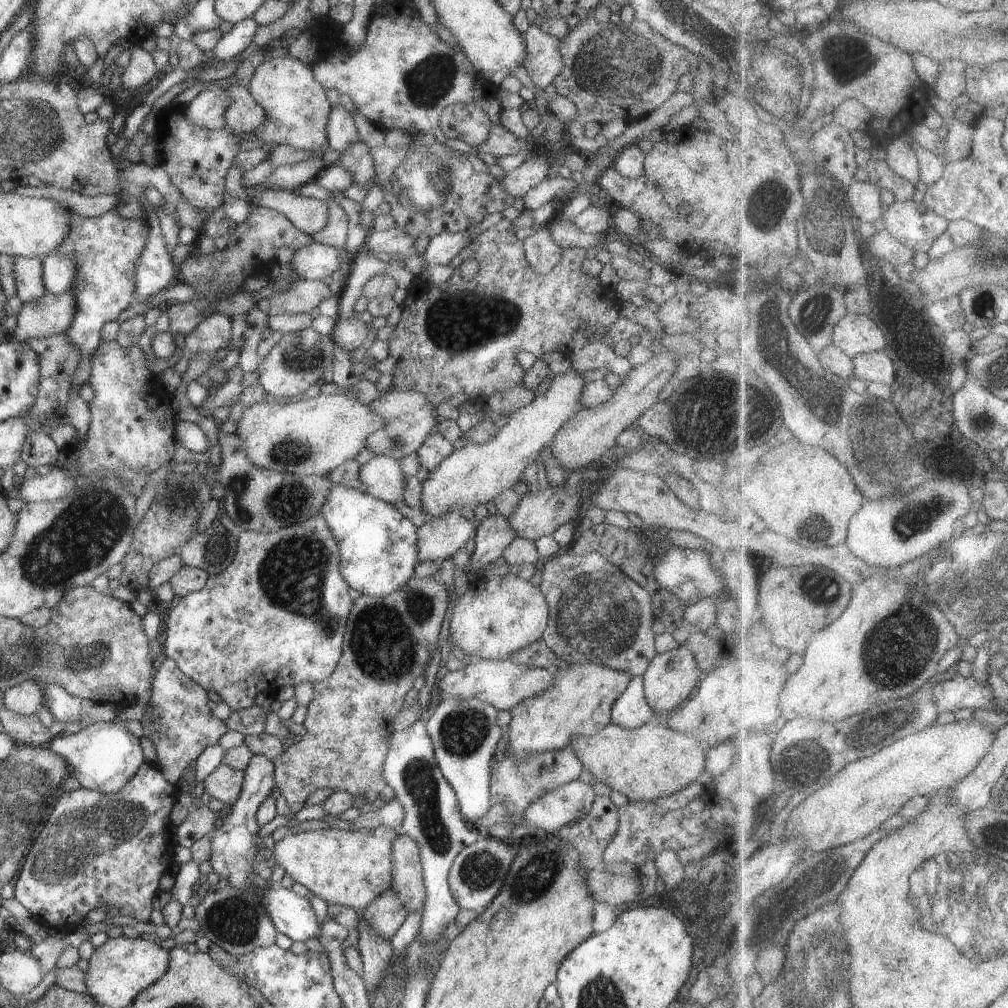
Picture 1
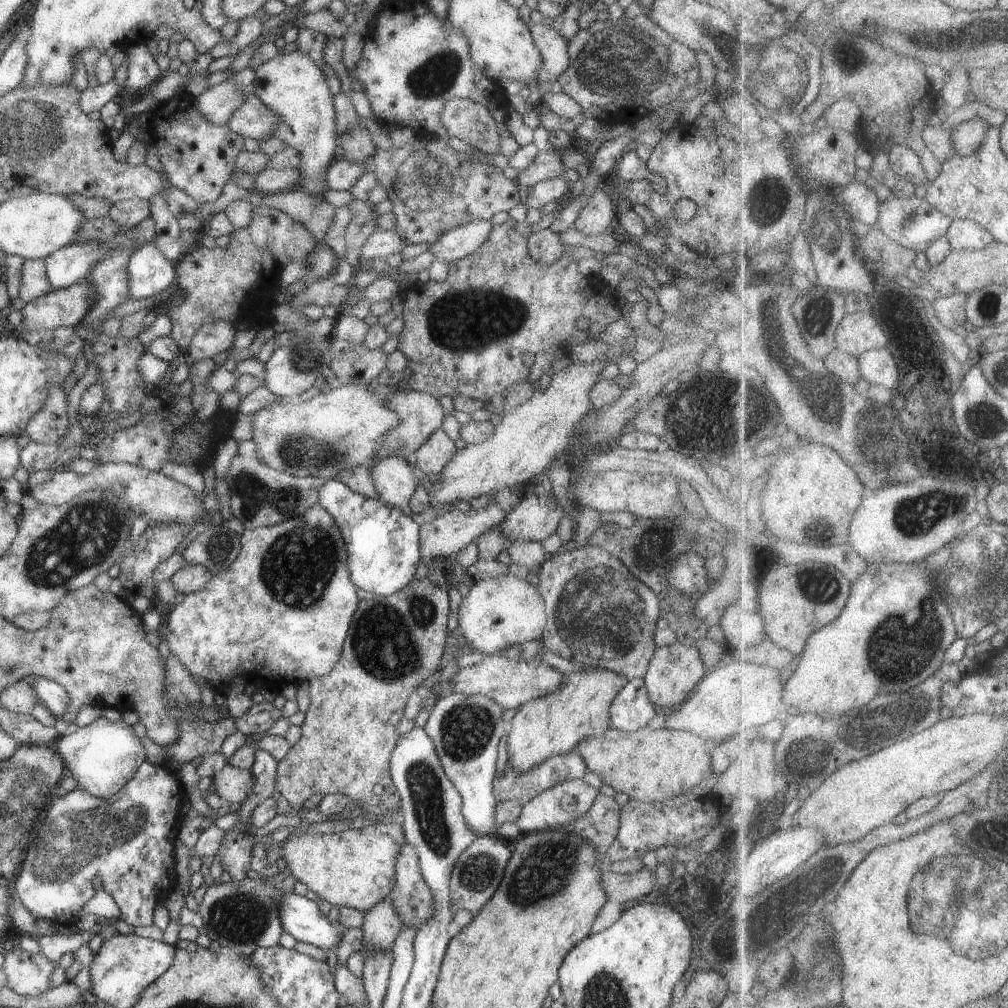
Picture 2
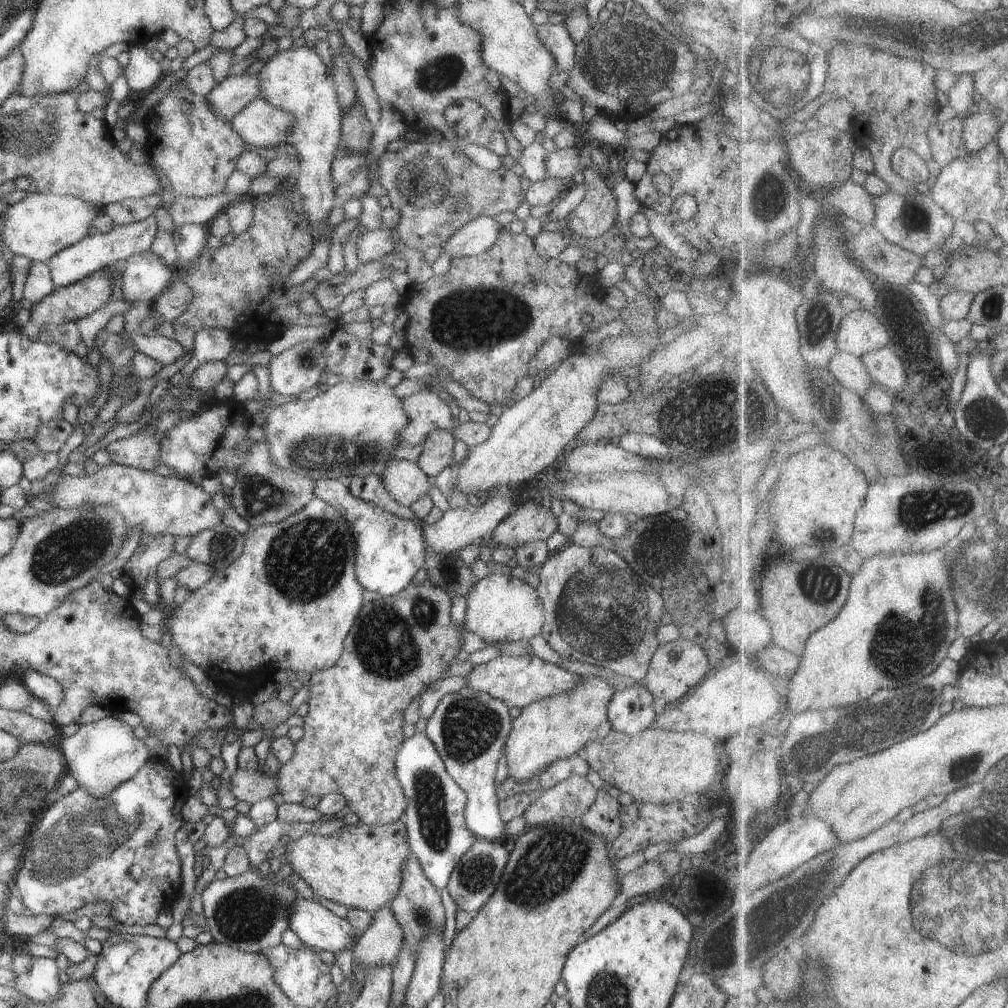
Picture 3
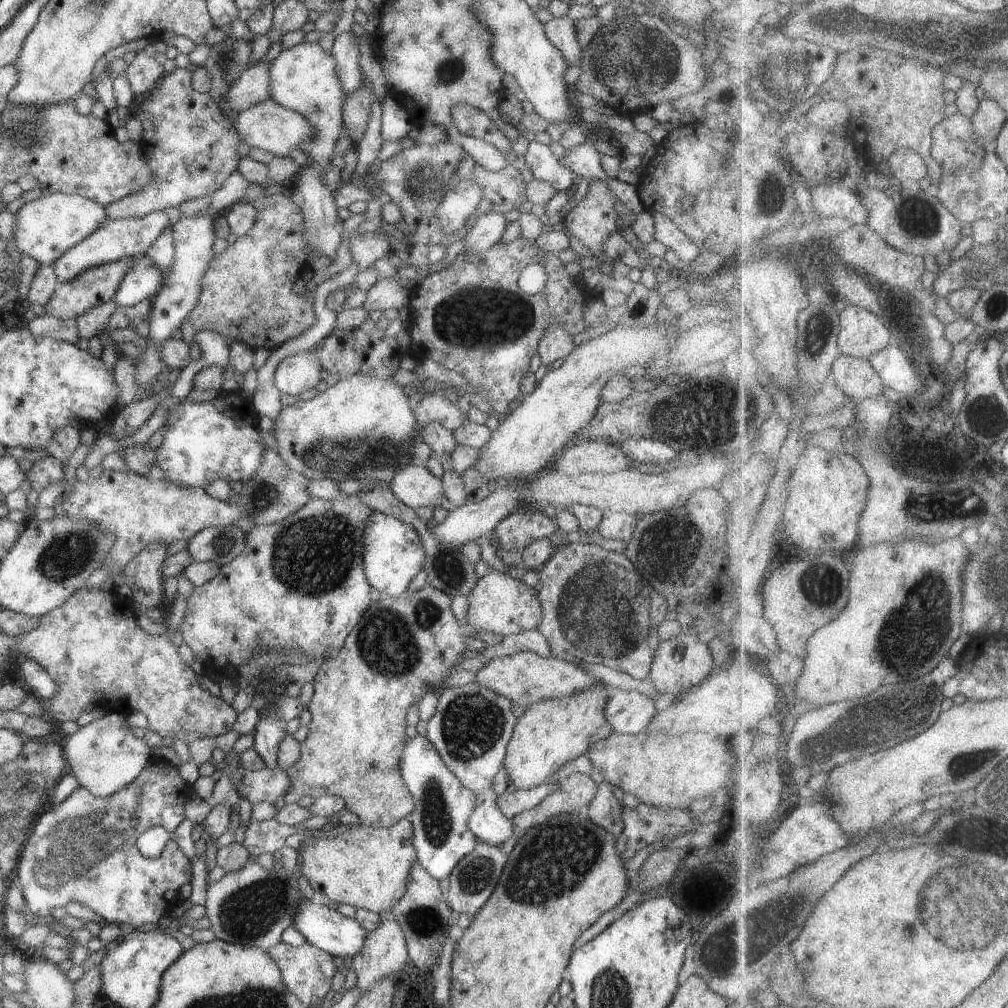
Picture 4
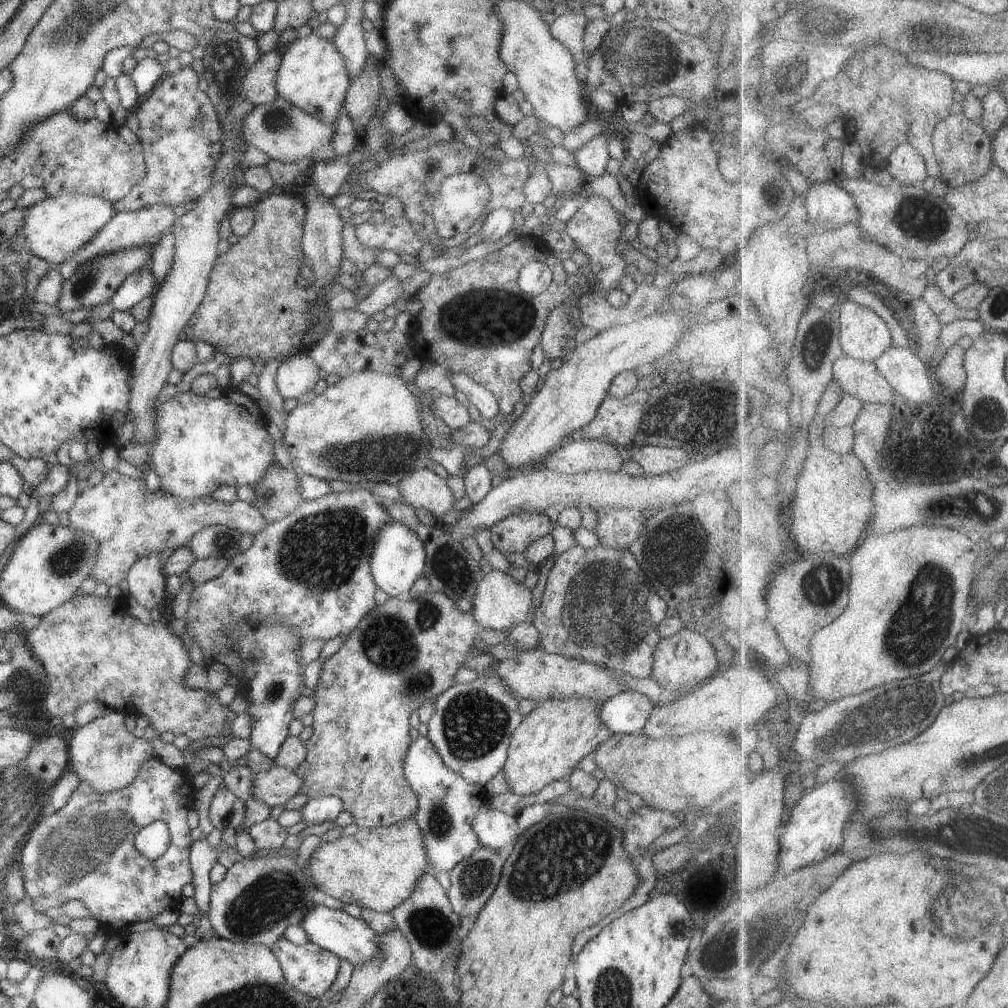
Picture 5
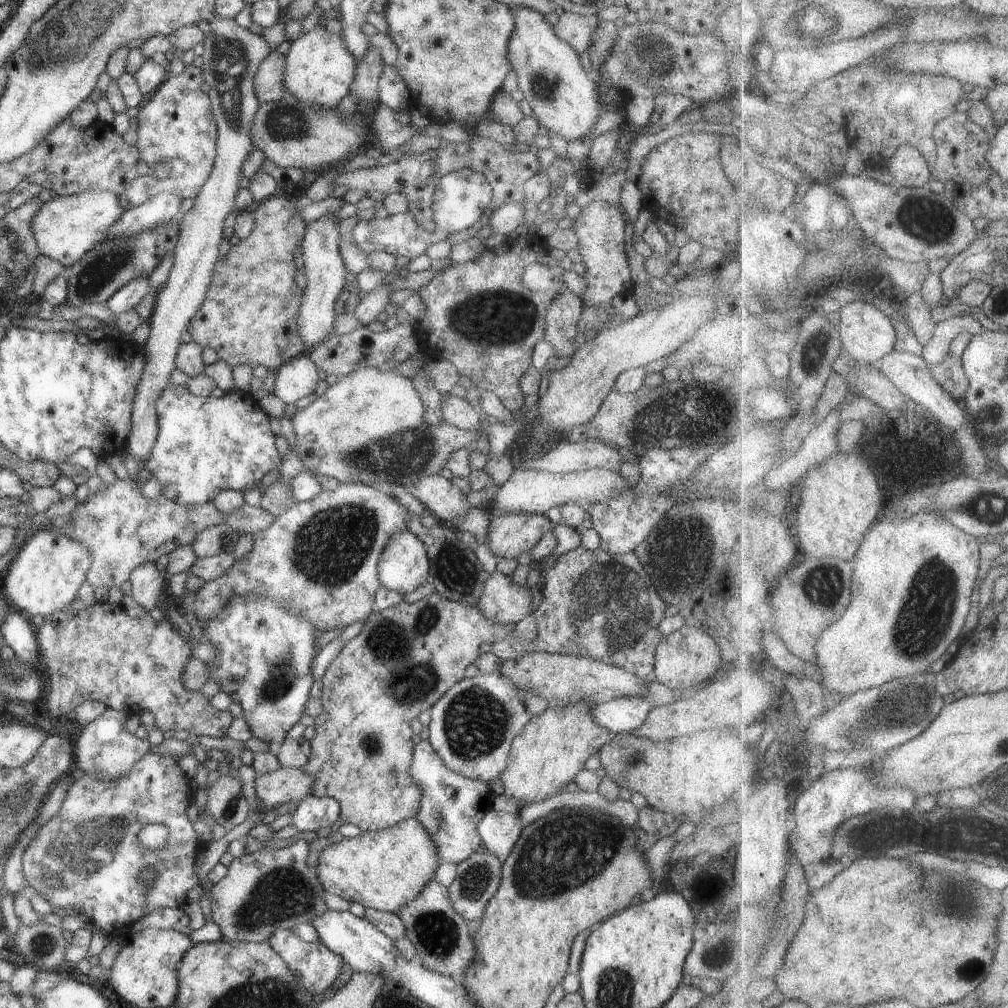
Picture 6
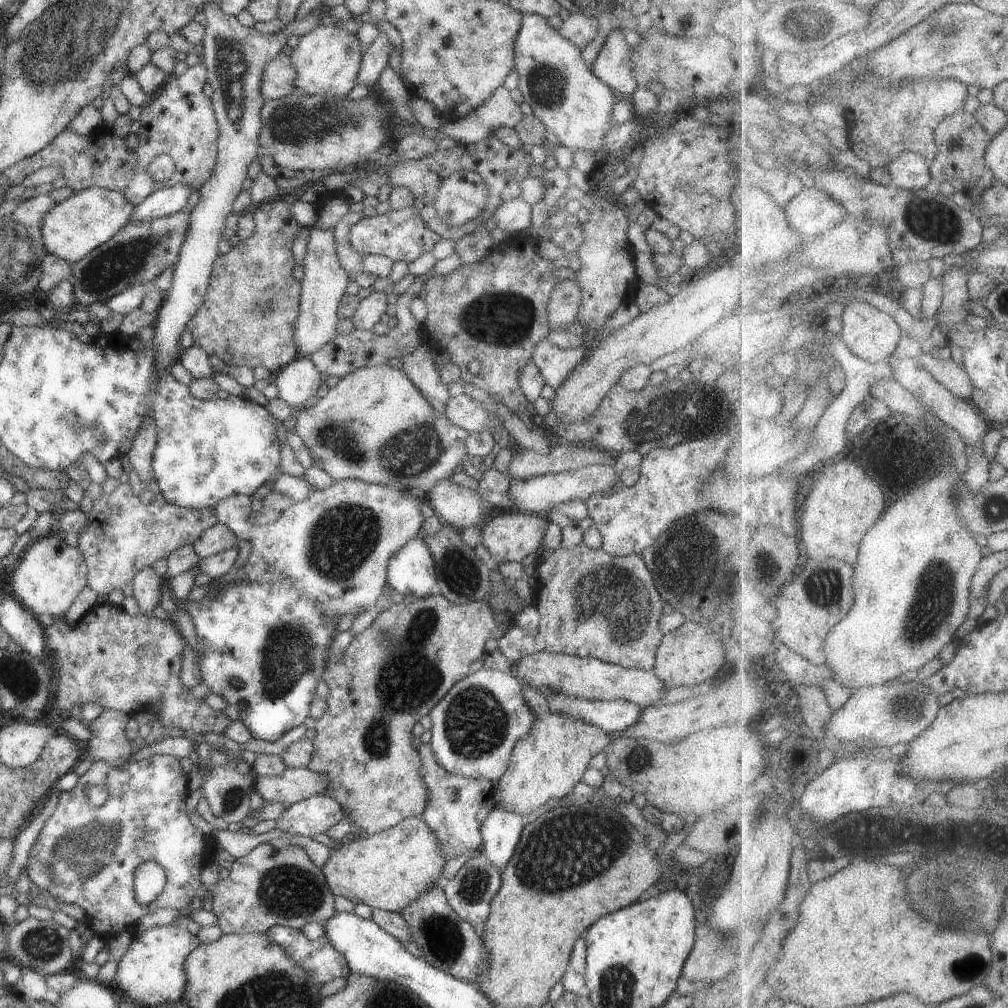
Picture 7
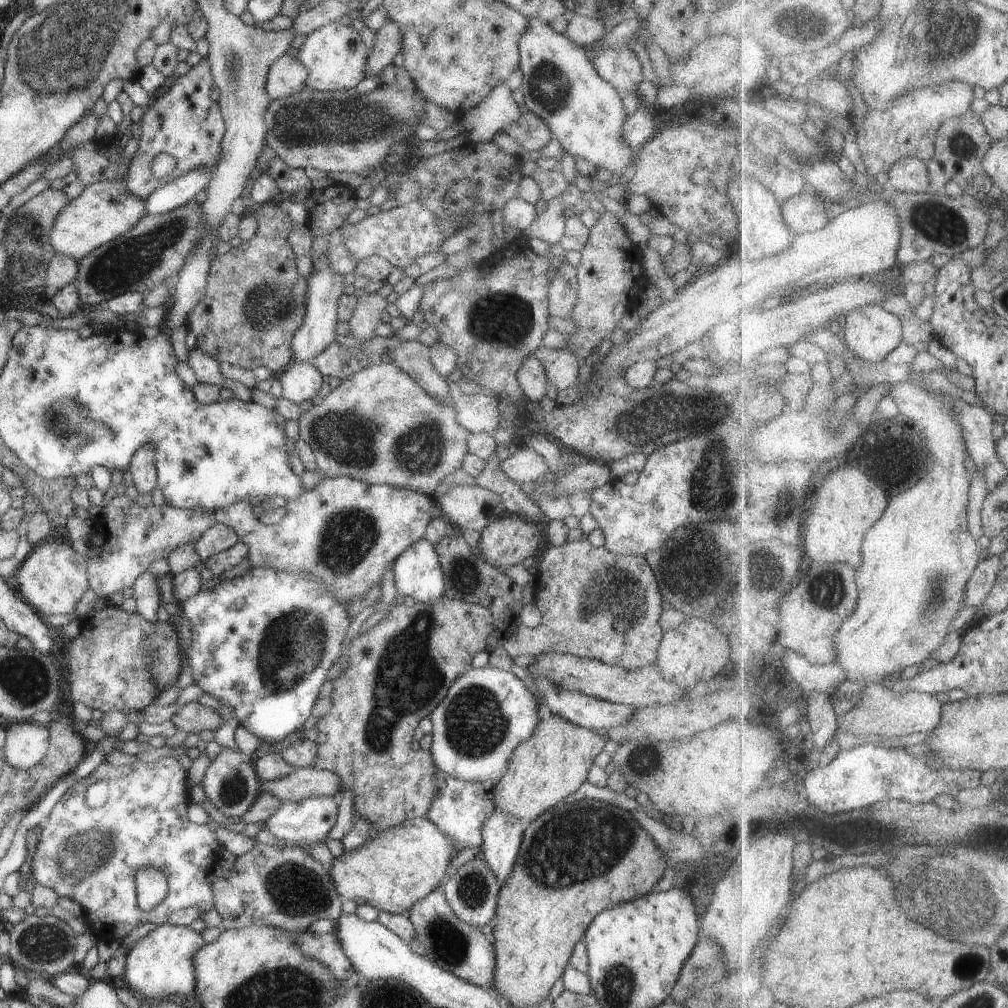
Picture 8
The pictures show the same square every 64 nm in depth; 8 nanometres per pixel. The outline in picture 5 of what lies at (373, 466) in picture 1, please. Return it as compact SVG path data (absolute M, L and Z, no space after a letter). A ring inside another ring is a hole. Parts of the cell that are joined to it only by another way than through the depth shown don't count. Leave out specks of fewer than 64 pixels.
M424 467L409 472L396 486L403 500L413 509L426 508L438 518L453 510L456 498L447 485L447 480L431 468Z

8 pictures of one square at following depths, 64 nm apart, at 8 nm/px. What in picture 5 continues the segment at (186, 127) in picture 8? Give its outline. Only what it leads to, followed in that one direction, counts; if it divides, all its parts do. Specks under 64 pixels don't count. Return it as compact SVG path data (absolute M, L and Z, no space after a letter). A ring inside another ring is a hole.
M182 66L177 73L168 73L156 83L152 94L149 94L148 99L140 104L140 110L136 112L140 121L137 139L142 147L147 176L135 184L123 199L113 204L116 213L134 212L156 203L175 207L192 201L197 202L215 183L214 172L218 159L223 154L223 128L214 103L204 91L198 89L198 81L201 78L202 76L190 66Z

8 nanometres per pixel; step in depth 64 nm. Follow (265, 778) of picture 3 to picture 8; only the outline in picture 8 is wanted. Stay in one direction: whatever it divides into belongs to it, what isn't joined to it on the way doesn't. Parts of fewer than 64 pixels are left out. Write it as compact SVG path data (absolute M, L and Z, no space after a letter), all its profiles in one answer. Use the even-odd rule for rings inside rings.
M315 767L296 769L286 778L278 778L272 782L261 784L262 792L268 792L281 802L299 802L306 798L324 797L337 798L342 788L338 774Z

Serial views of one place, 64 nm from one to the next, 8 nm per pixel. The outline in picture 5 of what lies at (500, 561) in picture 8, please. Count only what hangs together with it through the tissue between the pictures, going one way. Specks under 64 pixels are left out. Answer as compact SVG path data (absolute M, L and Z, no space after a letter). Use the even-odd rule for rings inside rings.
M519 511L494 523L490 529L492 544L505 556L512 554L512 552L523 553L534 541L550 535L555 526L556 524L550 521L545 513Z

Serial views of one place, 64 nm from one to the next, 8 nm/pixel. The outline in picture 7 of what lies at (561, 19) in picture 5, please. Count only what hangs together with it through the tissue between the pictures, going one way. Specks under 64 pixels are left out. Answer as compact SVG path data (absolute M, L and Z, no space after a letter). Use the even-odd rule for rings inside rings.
M570 12L568 19L562 21L557 30L566 40L574 43L580 50L596 38L598 34L597 16L586 16Z

